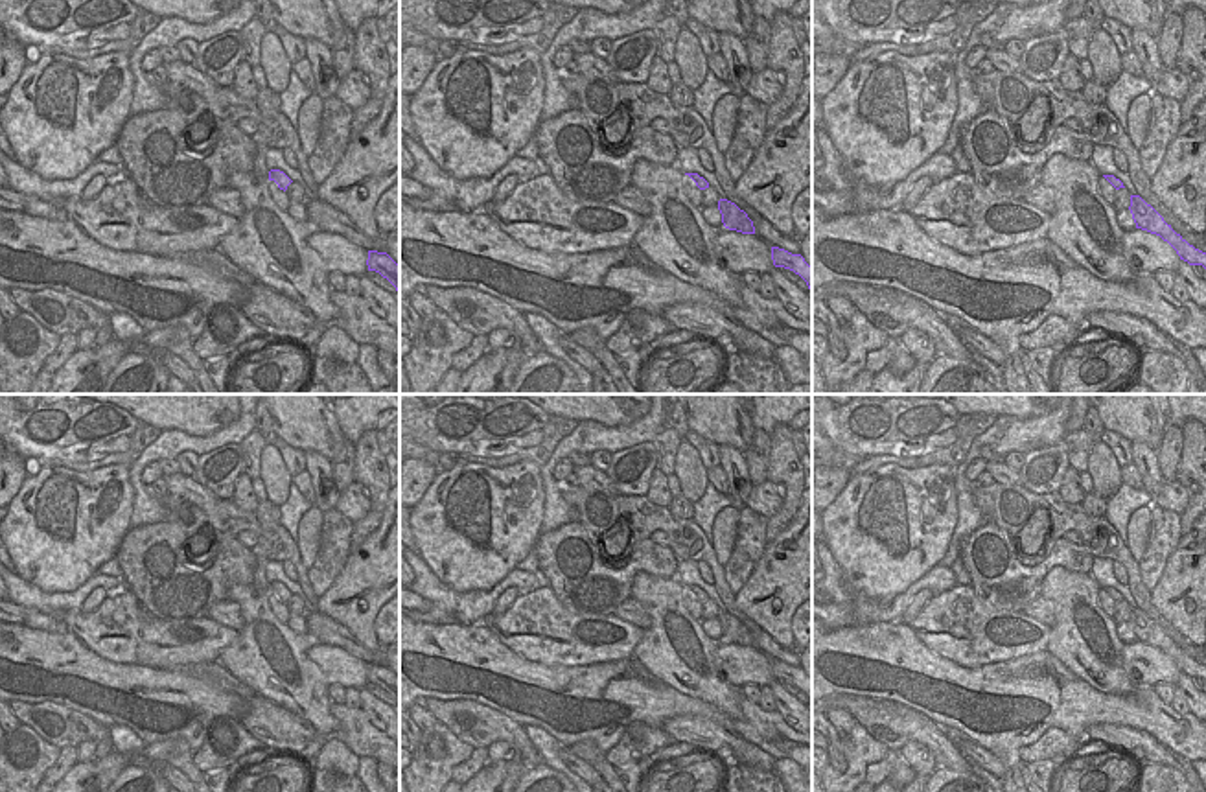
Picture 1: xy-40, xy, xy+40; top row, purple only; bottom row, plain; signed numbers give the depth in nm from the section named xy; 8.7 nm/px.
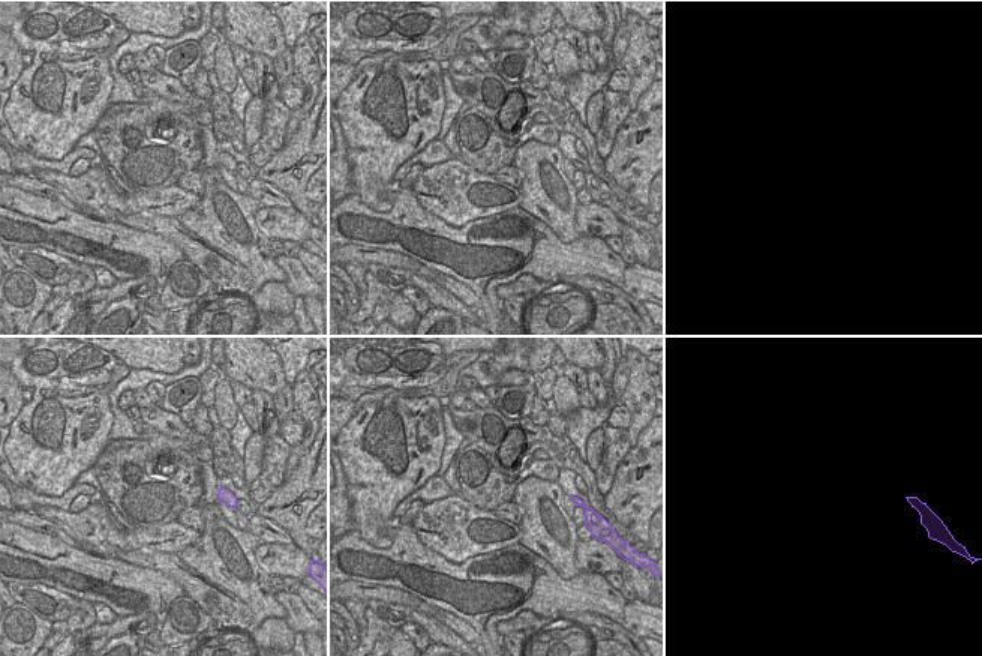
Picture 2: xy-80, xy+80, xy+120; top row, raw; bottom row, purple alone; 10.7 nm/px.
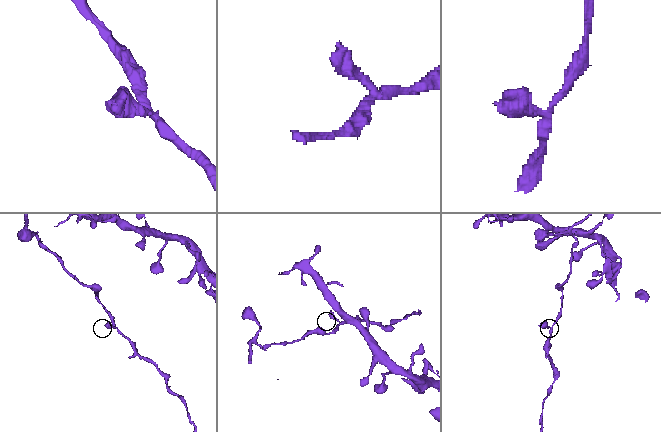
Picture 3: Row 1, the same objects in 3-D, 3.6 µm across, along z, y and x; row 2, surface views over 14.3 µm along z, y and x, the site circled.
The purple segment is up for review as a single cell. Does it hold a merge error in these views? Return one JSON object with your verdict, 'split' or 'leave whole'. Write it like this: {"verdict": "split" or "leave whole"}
{"verdict": "split"}

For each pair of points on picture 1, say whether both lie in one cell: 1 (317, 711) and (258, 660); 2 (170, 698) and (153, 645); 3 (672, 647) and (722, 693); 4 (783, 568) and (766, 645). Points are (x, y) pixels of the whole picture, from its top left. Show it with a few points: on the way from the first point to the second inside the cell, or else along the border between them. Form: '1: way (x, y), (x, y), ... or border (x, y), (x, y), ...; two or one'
1: way (302, 697), (273, 675); one
2: border (118, 662), (166, 669); two
3: way (685, 660), (709, 684); one
4: border (763, 628), (781, 645), (792, 649); two

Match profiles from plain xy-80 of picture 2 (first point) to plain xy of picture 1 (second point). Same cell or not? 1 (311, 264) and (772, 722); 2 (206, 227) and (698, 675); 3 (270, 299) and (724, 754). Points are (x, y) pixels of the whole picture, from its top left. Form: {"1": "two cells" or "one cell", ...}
{"1": "two cells", "2": "one cell", "3": "two cells"}

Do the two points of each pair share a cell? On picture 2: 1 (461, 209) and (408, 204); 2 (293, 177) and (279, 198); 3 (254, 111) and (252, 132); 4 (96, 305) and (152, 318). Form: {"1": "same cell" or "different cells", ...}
{"1": "different cells", "2": "different cells", "3": "same cell", "4": "different cells"}

